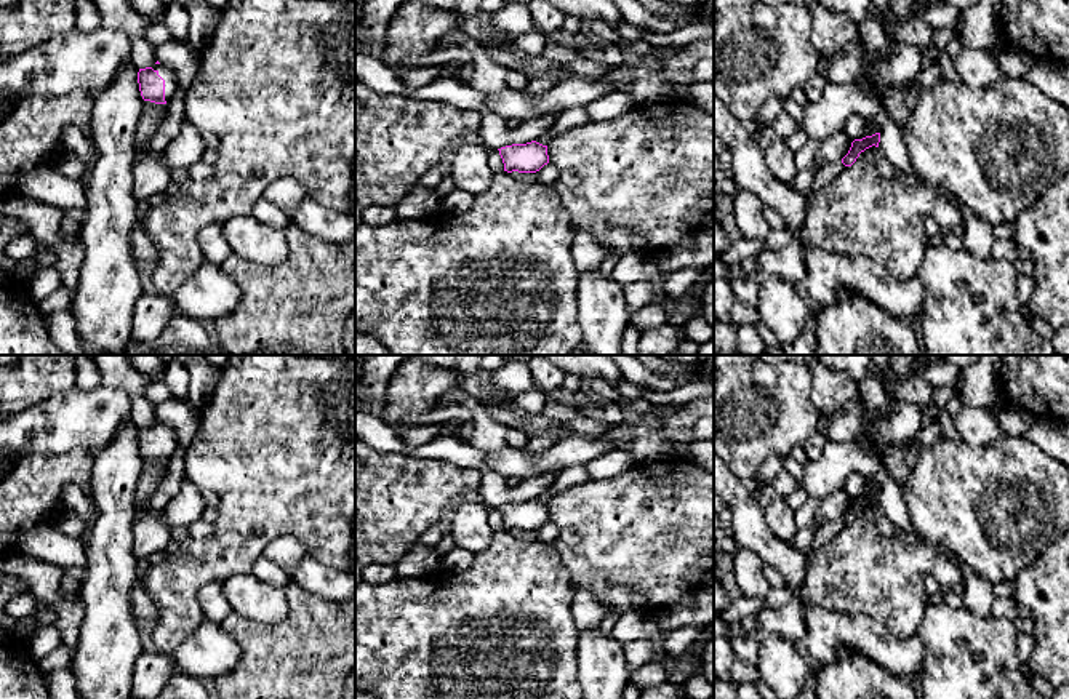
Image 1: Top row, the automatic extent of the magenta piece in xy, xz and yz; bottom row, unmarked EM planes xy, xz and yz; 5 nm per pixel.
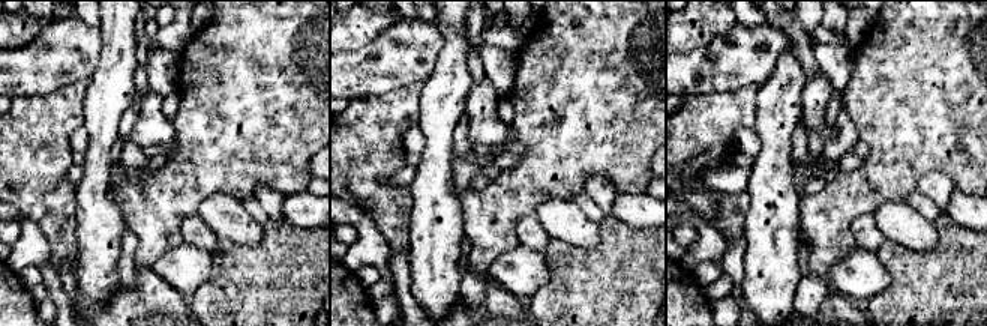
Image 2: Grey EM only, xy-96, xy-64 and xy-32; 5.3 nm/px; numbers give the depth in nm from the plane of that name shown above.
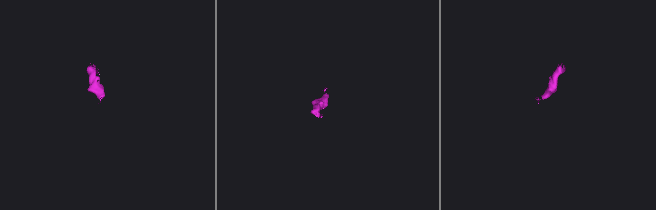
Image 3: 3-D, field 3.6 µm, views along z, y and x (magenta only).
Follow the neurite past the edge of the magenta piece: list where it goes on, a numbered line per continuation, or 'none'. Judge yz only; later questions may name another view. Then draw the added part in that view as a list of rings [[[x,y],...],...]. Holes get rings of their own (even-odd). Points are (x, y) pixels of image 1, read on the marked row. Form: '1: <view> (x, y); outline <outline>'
1: yz (823, 176); outline [[[842,162],[826,165],[824,168],[818,170],[813,174],[813,182],[810,192],[805,195],[805,200],[811,203],[813,197],[843,170],[845,165]]]

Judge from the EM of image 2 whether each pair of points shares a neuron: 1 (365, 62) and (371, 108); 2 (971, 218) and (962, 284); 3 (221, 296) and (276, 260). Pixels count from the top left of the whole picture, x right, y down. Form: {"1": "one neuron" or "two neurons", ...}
{"1": "two neurons", "2": "two neurons", "3": "one neuron"}

